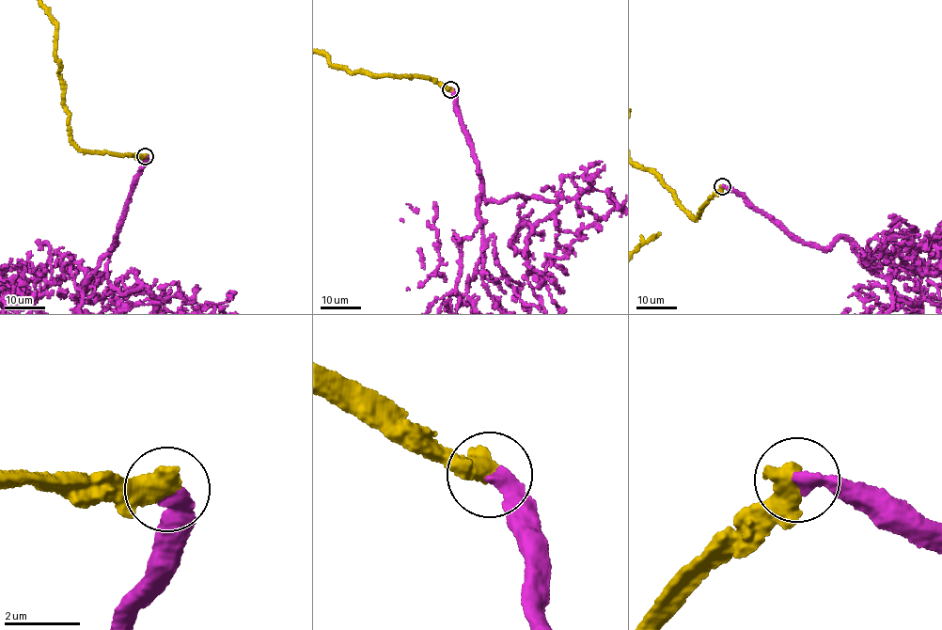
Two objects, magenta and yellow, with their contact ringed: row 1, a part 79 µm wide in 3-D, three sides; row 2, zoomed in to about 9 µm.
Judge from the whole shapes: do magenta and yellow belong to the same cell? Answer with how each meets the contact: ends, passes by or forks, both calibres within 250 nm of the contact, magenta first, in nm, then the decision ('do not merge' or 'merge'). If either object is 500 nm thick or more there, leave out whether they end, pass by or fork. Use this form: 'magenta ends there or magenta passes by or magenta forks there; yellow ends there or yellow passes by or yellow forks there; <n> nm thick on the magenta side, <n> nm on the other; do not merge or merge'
420 nm thick on the magenta side, 650 nm on the other; merge

